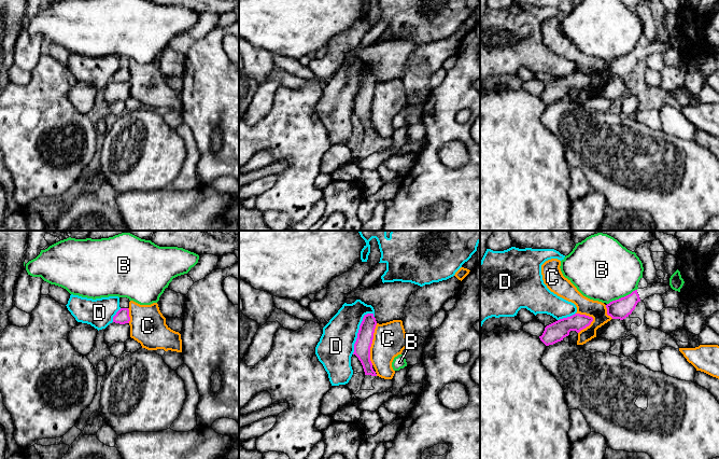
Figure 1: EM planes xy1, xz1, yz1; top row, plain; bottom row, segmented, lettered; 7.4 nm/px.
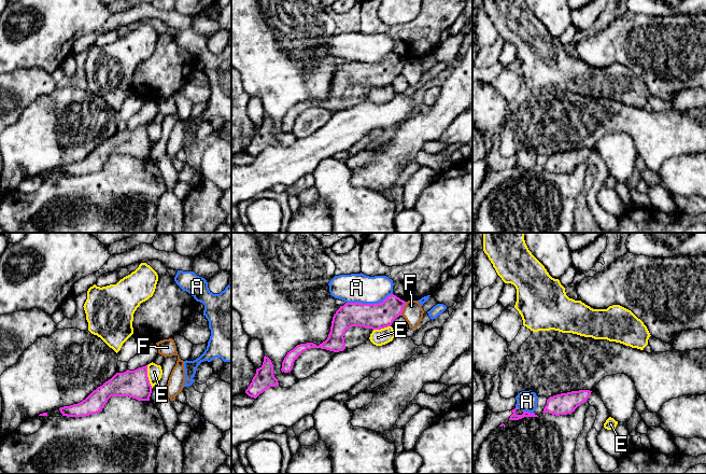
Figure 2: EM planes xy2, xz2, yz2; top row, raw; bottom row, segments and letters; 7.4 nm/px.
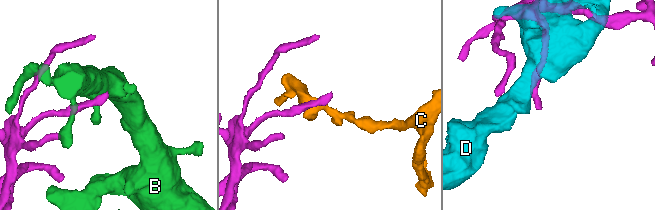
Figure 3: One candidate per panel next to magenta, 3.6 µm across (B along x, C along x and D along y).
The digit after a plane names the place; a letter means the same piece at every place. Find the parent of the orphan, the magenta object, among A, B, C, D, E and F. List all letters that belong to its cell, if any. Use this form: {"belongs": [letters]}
{"belongs": []}

